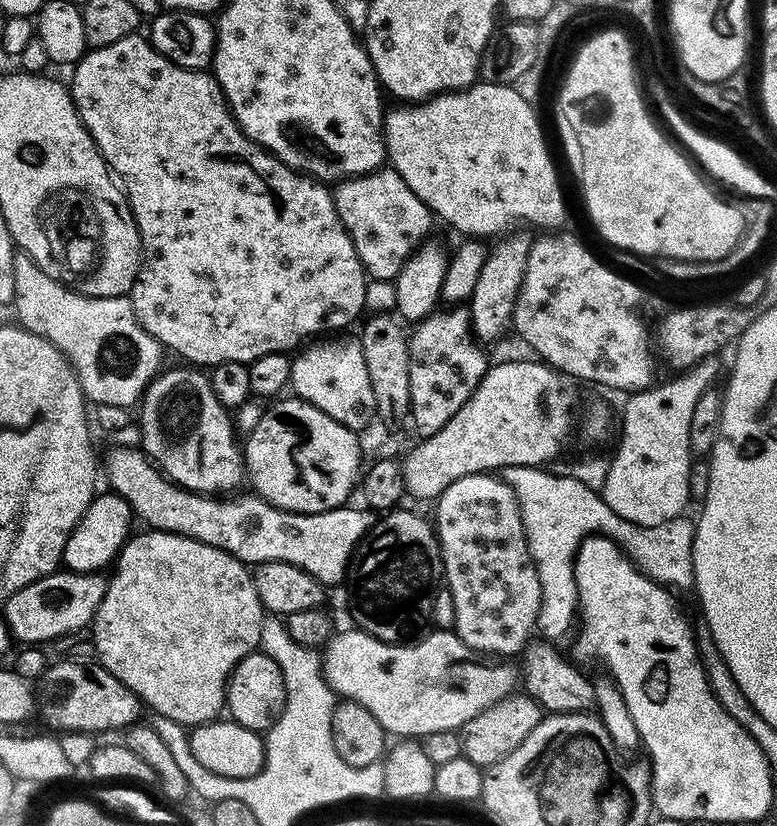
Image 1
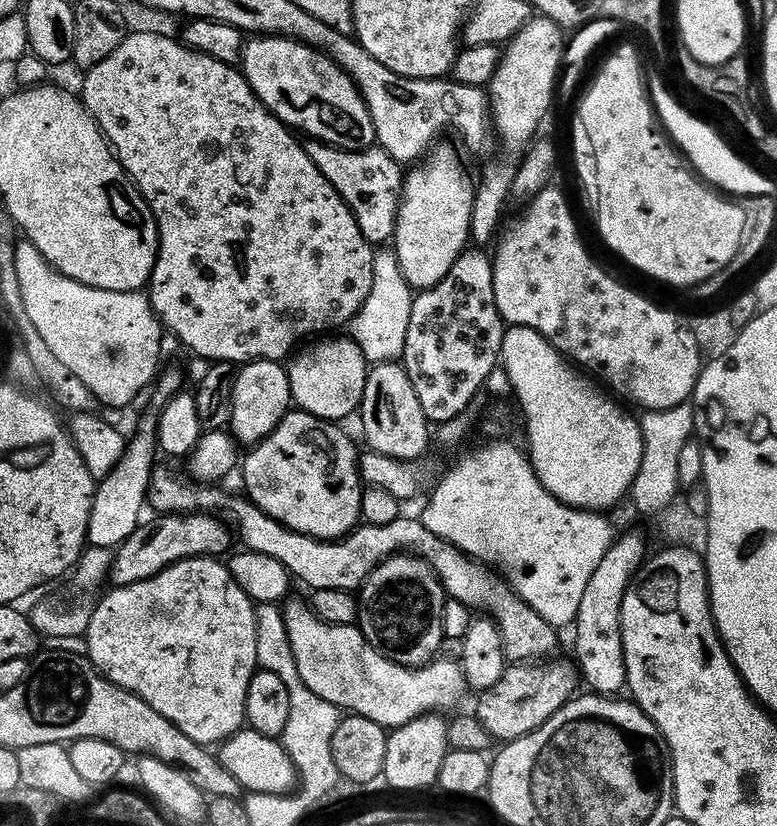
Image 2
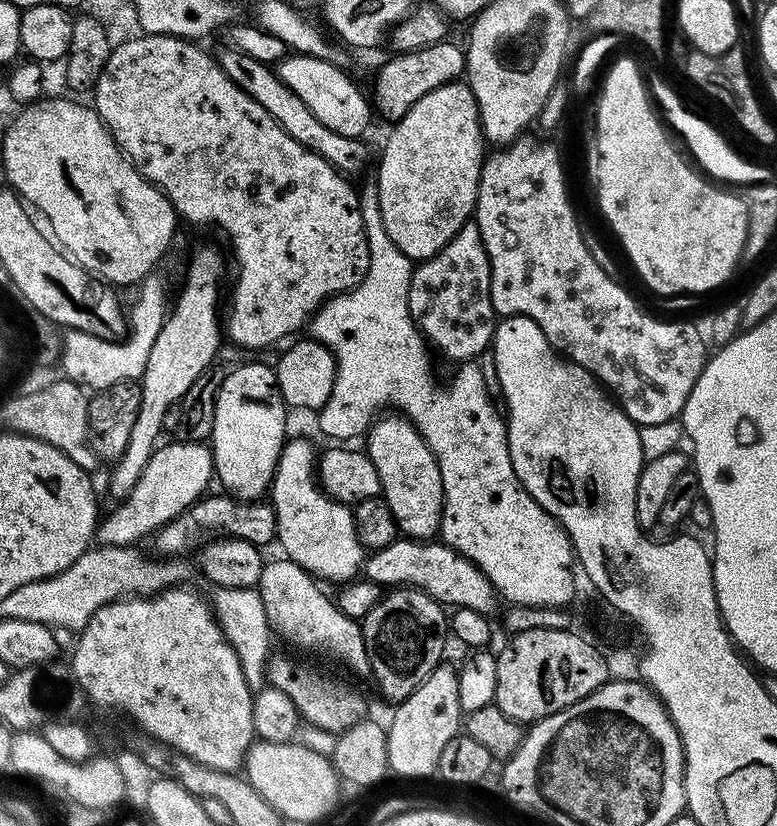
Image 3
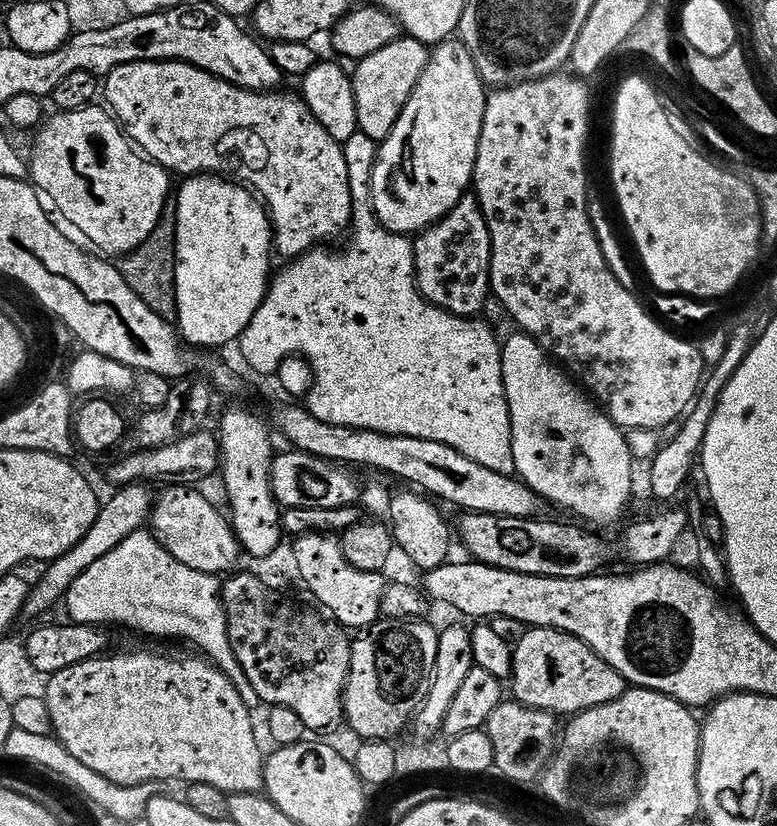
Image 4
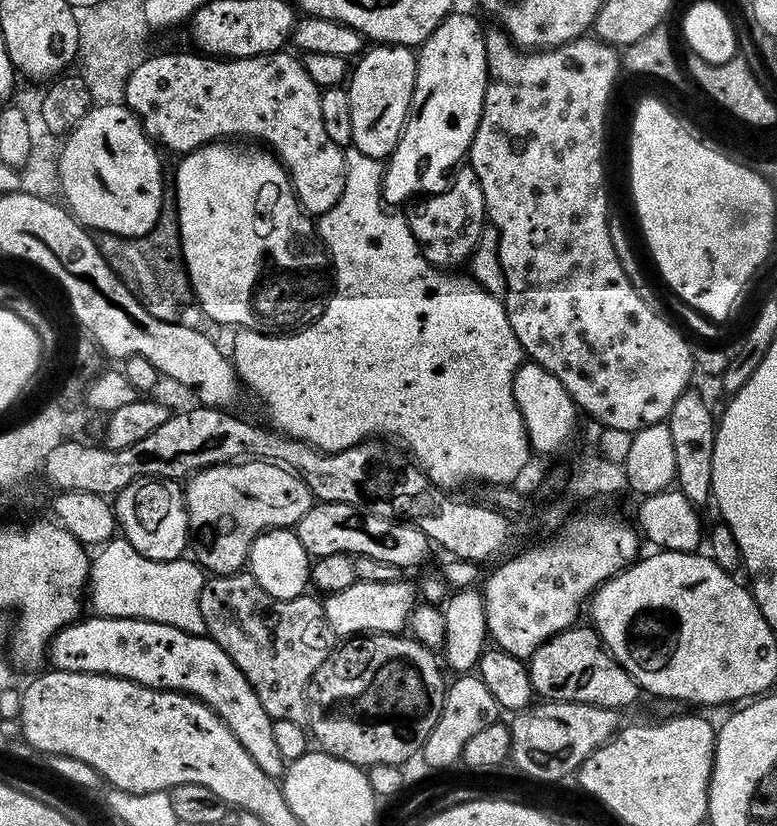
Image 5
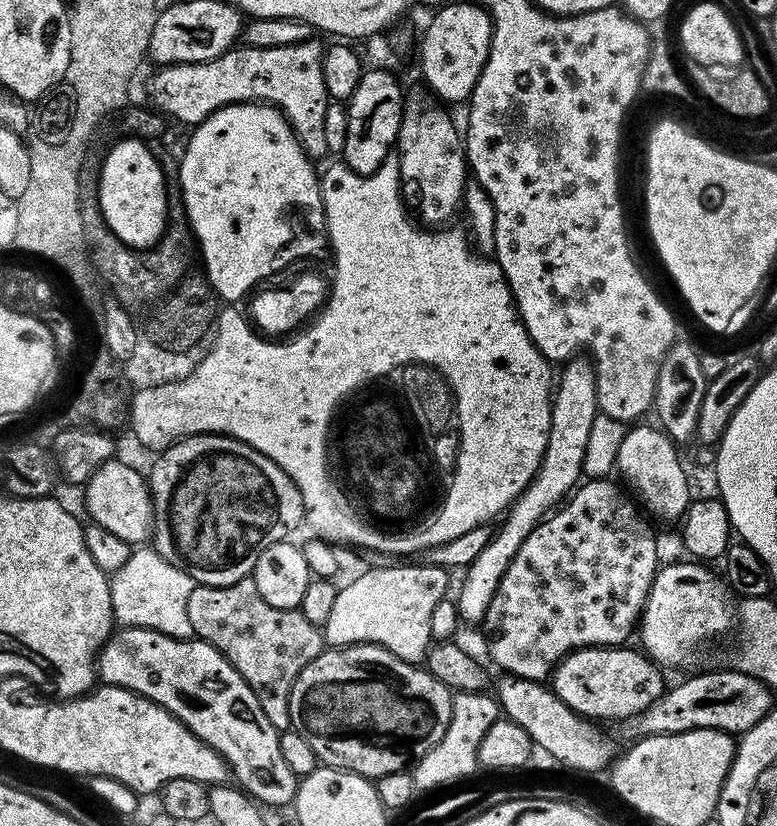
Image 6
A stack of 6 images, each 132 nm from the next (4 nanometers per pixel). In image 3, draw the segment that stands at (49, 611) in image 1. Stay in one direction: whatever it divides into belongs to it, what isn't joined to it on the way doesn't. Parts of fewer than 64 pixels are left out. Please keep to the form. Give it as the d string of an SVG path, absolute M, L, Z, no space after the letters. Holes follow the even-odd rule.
M208 494L197 500L178 518L174 518L155 532L150 543L153 548L151 551L157 557L187 557L187 552L191 548L193 550L199 549L205 538L245 540L257 546L265 546L264 544L273 543L276 540L276 515L271 503L240 500L231 494L212 495Z

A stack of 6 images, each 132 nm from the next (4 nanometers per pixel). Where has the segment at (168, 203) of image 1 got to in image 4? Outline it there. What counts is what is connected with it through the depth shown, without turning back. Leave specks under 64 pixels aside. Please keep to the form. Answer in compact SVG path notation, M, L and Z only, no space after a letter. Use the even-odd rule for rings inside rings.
M143 60L142 62L126 62L122 66L114 66L102 80L102 100L107 105L113 116L116 117L121 128L124 129L129 140L143 155L156 164L167 168L169 173L180 172L181 177L195 176L197 174L215 174L229 180L235 180L247 186L255 195L259 196L264 207L268 210L268 221L272 223L272 242L277 257L288 256L295 258L307 252L309 248L332 242L340 231L347 229L352 223L352 203L350 202L350 182L346 170L346 154L341 141L330 138L330 133L318 118L306 106L306 102L299 95L291 96L285 90L269 90L267 92L255 92L234 86L222 78L218 78L213 72L202 70L193 64L187 64L181 60Z

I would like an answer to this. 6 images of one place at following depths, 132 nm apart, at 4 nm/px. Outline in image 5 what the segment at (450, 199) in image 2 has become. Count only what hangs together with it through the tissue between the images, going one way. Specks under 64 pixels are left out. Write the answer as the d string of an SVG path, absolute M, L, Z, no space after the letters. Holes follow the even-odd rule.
M453 10L430 38L419 45L408 120L398 138L398 146L384 164L382 199L385 205L403 205L413 198L441 192L448 187L450 173L467 157L489 82L484 33L485 29L480 28L474 17Z

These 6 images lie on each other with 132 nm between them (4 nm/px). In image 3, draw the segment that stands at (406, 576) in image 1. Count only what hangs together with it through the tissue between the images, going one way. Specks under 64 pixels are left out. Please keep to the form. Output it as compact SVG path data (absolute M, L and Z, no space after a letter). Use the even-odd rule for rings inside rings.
M396 586L381 595L378 606L362 621L362 635L370 676L380 683L380 692L391 702L414 694L418 686L445 659L446 612L434 598L411 586Z

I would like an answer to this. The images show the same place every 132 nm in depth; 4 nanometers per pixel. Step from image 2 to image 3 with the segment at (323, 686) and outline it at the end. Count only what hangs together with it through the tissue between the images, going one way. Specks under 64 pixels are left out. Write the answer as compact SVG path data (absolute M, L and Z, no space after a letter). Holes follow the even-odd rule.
M279 558L269 559L265 563L258 591L262 598L262 606L266 610L266 618L273 633L300 648L313 648L316 652L325 652L336 660L341 660L348 668L356 672L369 671L368 655L364 645L362 628L336 605L331 595L323 592L315 576L310 575L302 566L293 560Z

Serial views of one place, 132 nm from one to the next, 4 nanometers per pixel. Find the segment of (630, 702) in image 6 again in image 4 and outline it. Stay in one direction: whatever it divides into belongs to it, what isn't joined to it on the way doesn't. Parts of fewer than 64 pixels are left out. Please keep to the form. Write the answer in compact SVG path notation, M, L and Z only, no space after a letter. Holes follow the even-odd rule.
M529 627L527 630L524 630L518 639L512 644L512 674L510 677L510 683L512 683L512 688L510 684L511 695L518 701L520 704L525 704L531 708L537 708L538 710L546 710L547 712L553 714L561 714L560 712L568 712L567 714L575 714L586 710L587 708L593 708L594 706L602 706L602 702L610 702L614 698L618 698L622 693L624 693L626 687L626 681L623 678L623 675L604 661L595 651L587 645L586 642L579 640L575 637L574 634L568 632L563 632L560 629L554 628L539 628L539 627Z

